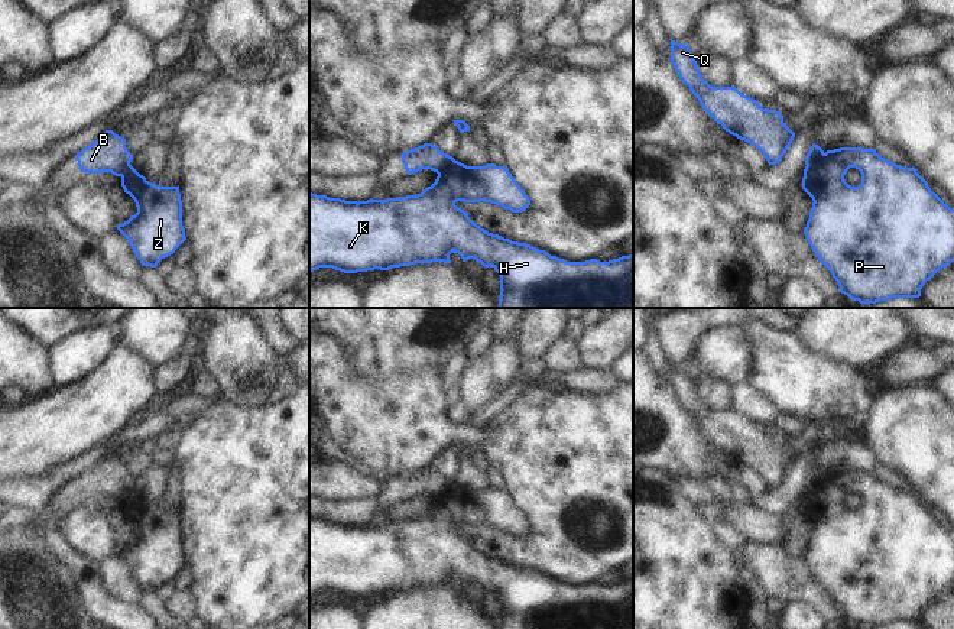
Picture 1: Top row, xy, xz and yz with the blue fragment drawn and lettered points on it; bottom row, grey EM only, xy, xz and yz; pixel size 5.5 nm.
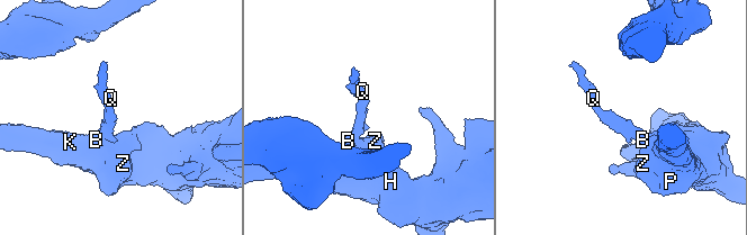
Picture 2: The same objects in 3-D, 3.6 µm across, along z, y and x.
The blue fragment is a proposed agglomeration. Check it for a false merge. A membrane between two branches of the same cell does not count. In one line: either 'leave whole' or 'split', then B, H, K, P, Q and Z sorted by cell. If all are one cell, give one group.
split | B Q / H K P Z

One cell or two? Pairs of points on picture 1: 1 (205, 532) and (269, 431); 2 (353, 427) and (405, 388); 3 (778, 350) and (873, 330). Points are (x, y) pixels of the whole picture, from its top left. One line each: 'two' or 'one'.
1: one
2: one
3: two

